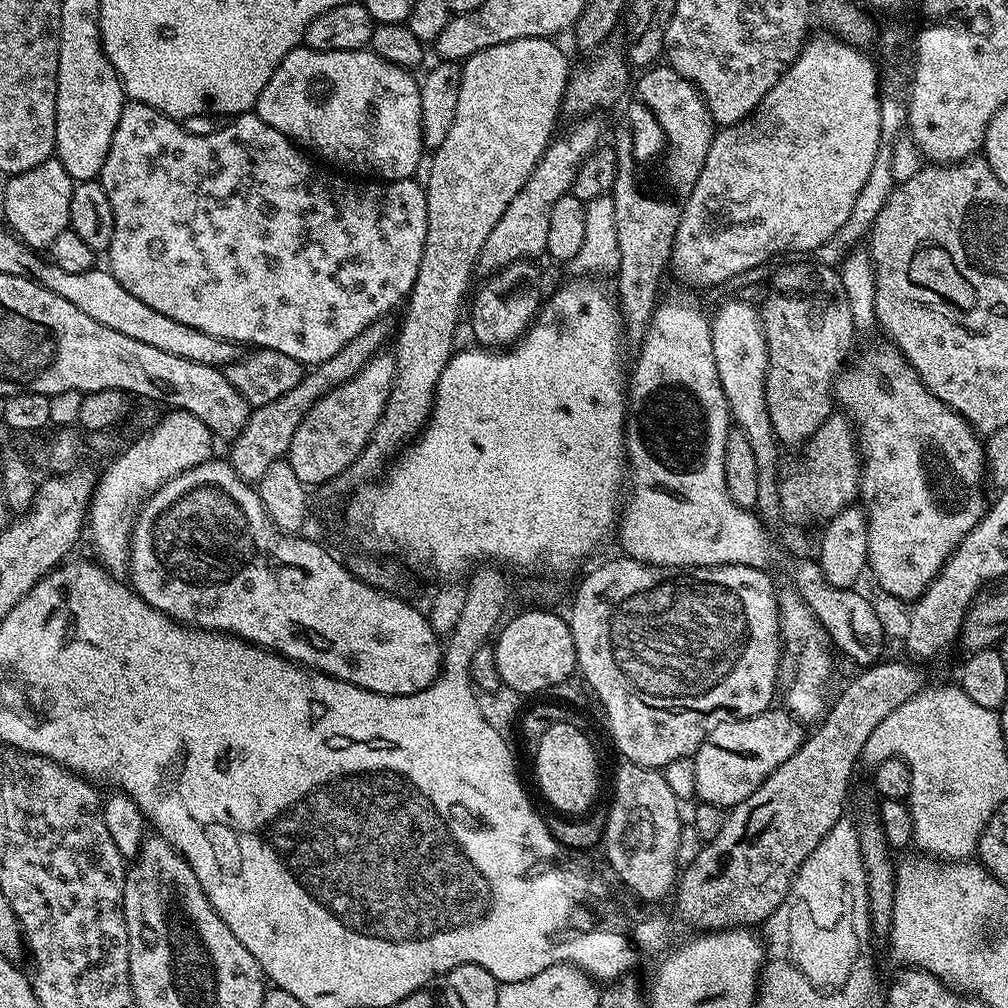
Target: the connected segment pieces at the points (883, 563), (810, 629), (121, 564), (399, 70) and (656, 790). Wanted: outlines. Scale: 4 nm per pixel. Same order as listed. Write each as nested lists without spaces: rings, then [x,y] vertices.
[[[885,342],[877,348],[870,349],[856,365],[854,364],[845,367],[840,373],[836,381],[834,396],[839,407],[850,417],[858,433],[858,447],[862,457],[858,496],[861,501],[864,499],[862,504],[868,513],[868,568],[876,575],[882,591],[889,592],[890,595],[897,596],[900,600],[915,602],[927,590],[928,583],[939,574],[942,566],[952,557],[952,552],[963,542],[966,534],[970,534],[970,530],[974,530],[976,523],[984,516],[986,500],[984,502],[983,494],[976,491],[979,490],[980,483],[986,480],[986,448],[976,429],[924,385],[914,366],[903,356],[899,348]]]
[[[781,587],[778,592],[780,602],[780,638],[782,652],[792,663],[792,677],[784,692],[783,707],[801,722],[819,722],[830,707],[828,683],[832,680],[832,656],[834,645],[822,622],[810,610],[810,606],[796,591],[795,587]]]
[[[129,443],[116,456],[120,464],[113,459],[107,465],[108,469],[104,473],[99,473],[96,490],[92,495],[92,505],[88,508],[86,528],[89,533],[92,531],[92,544],[100,555],[98,560],[103,567],[113,574],[124,574],[129,571],[130,533],[134,527],[134,511],[160,488],[157,484],[144,484],[144,464],[152,464],[152,480],[167,482],[164,476],[174,478],[172,472],[176,475],[182,474],[180,468],[186,471],[190,470],[188,464],[198,466],[196,460],[206,462],[204,456],[211,460],[214,452],[208,448],[135,448]]]
[[[298,46],[280,60],[270,82],[266,82],[254,111],[301,149],[325,156],[329,165],[341,164],[349,168],[344,169],[349,173],[380,182],[411,180],[417,175],[420,155],[426,152],[420,125],[420,86],[417,77],[411,75],[413,73],[409,69],[391,64],[371,50],[319,52],[307,46]]]
[[[624,762],[621,765],[616,772],[616,797],[613,798],[612,805],[606,808],[602,841],[602,849],[604,848],[605,854],[608,855],[606,864],[615,874],[619,883],[627,891],[629,888],[637,896],[637,898],[635,897],[637,901],[660,900],[668,891],[669,895],[678,884],[676,855],[682,827],[681,805],[677,801],[674,790],[670,790],[663,771],[655,768],[643,768],[642,765],[631,762]]]

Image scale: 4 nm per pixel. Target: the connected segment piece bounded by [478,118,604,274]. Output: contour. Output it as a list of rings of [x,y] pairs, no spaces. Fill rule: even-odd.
[[[584,118],[576,124],[564,138],[553,139],[544,151],[544,157],[538,162],[538,166],[532,172],[518,194],[514,202],[510,202],[506,208],[506,214],[494,226],[490,232],[490,238],[486,238],[486,246],[482,248],[480,255],[479,271],[484,274],[499,272],[508,264],[514,264],[517,260],[536,258],[532,256],[544,256],[546,252],[546,238],[550,235],[550,212],[554,210],[554,204],[563,196],[569,195],[580,172],[580,167],[588,161],[588,157],[601,147],[604,136],[604,128],[596,121],[596,118]]]

